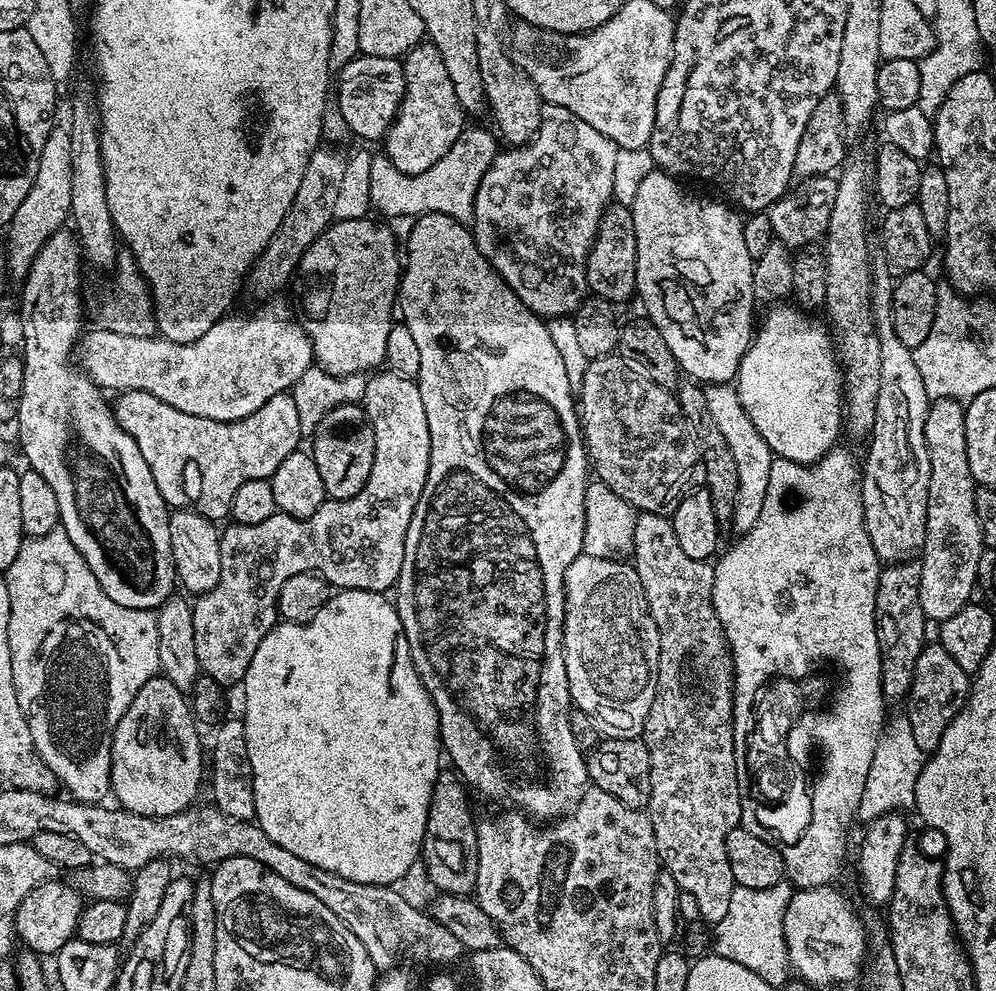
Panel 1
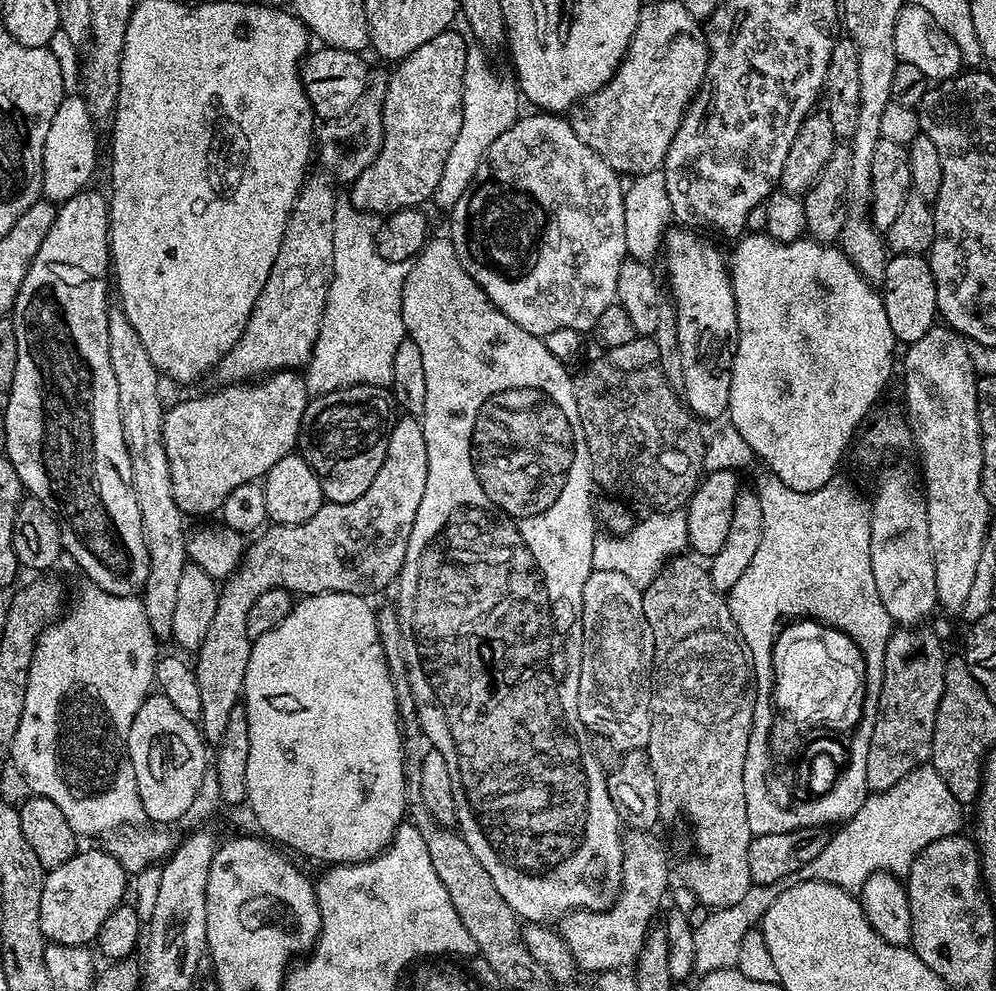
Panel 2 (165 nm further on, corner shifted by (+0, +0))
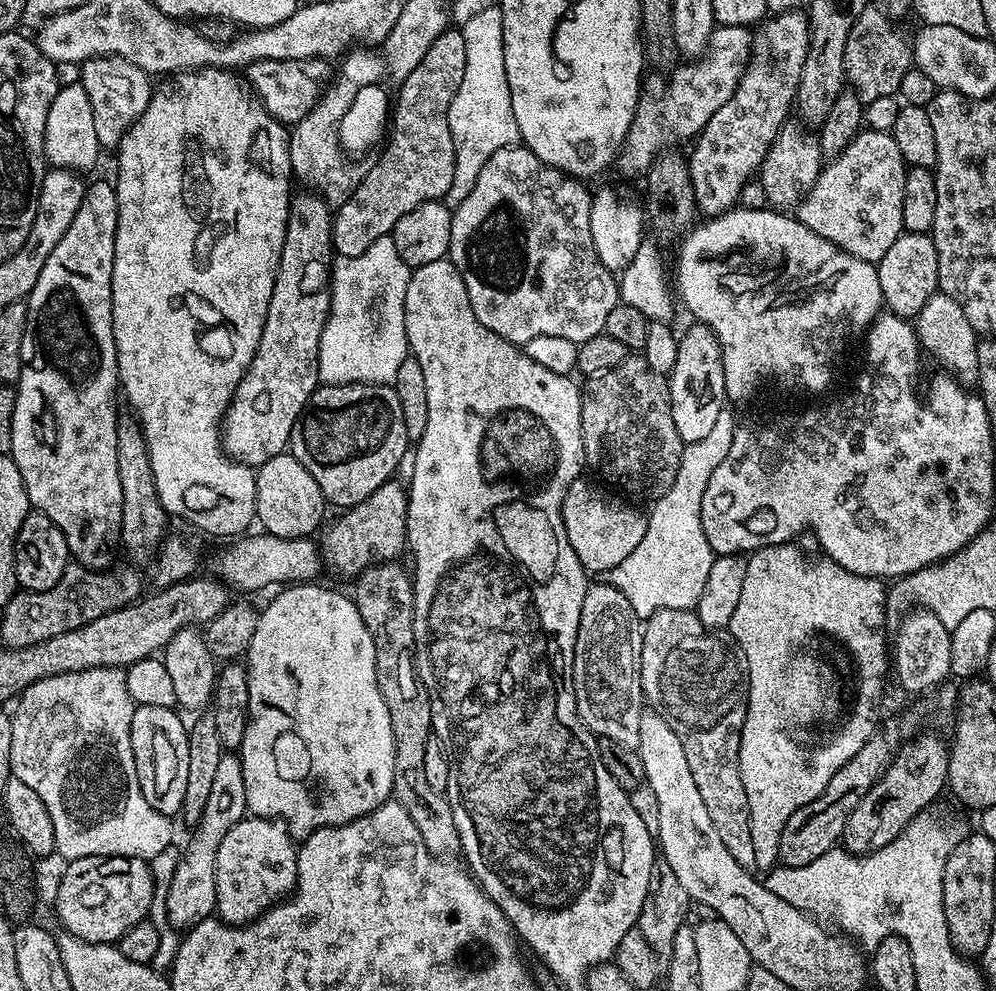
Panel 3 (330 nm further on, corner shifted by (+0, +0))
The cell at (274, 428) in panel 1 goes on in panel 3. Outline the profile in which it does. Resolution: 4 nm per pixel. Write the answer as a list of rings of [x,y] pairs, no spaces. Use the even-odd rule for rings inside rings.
[[[300,190],[292,197],[288,205],[288,225],[284,249],[280,259],[280,269],[276,272],[274,290],[270,298],[270,306],[266,310],[266,326],[262,330],[262,338],[258,342],[258,350],[244,372],[244,377],[236,387],[230,406],[224,411],[220,442],[227,456],[231,456],[240,464],[259,466],[270,457],[288,448],[288,439],[294,430],[294,422],[302,414],[320,384],[318,374],[318,346],[322,338],[324,323],[332,301],[332,262],[334,249],[332,246],[333,209],[324,197],[315,190]]]

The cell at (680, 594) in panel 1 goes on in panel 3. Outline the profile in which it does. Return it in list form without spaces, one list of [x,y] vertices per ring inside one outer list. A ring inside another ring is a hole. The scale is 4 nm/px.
[[[658,610],[643,621],[642,627],[644,637],[640,677],[645,701],[651,711],[666,718],[670,730],[678,734],[678,742],[682,742],[682,750],[686,750],[690,774],[698,785],[698,794],[702,794],[710,822],[714,822],[714,830],[718,830],[718,838],[722,838],[722,843],[726,845],[726,850],[730,850],[738,866],[755,869],[754,838],[750,835],[750,806],[746,802],[746,786],[742,786],[740,773],[740,735],[742,722],[746,722],[748,705],[748,677],[742,657],[735,643],[702,626],[692,610]]]

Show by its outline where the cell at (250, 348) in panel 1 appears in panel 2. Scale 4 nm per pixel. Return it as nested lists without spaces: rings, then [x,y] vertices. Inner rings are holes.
[[[312,175],[305,179],[288,219],[282,246],[278,246],[278,258],[274,258],[274,266],[270,266],[270,278],[266,278],[266,286],[262,286],[258,302],[254,302],[254,310],[246,322],[246,330],[242,330],[242,338],[238,338],[235,346],[222,357],[214,369],[214,376],[221,380],[221,385],[255,382],[265,376],[271,376],[274,372],[300,370],[312,357],[322,326],[326,294],[330,290],[334,274],[334,210],[338,197],[332,189],[333,181],[329,180],[324,176]]]

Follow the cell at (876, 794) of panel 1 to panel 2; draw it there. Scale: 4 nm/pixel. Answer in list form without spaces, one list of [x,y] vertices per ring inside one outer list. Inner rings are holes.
[[[931,764],[915,768],[906,779],[895,783],[889,790],[871,793],[860,810],[845,821],[836,834],[834,832],[829,837],[822,854],[814,858],[813,862],[778,882],[752,884],[745,897],[734,906],[709,911],[701,927],[692,931],[696,972],[704,975],[714,970],[735,967],[744,934],[760,922],[778,894],[798,882],[828,881],[839,888],[856,892],[872,873],[886,871],[893,875],[907,875],[914,858],[930,842],[955,836],[963,829],[962,812],[962,806]]]

